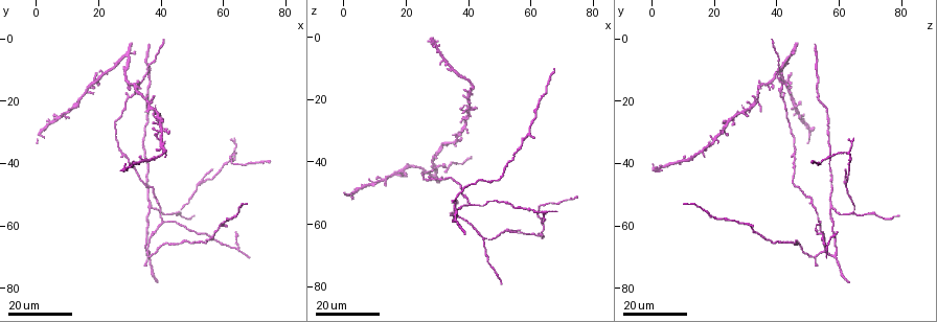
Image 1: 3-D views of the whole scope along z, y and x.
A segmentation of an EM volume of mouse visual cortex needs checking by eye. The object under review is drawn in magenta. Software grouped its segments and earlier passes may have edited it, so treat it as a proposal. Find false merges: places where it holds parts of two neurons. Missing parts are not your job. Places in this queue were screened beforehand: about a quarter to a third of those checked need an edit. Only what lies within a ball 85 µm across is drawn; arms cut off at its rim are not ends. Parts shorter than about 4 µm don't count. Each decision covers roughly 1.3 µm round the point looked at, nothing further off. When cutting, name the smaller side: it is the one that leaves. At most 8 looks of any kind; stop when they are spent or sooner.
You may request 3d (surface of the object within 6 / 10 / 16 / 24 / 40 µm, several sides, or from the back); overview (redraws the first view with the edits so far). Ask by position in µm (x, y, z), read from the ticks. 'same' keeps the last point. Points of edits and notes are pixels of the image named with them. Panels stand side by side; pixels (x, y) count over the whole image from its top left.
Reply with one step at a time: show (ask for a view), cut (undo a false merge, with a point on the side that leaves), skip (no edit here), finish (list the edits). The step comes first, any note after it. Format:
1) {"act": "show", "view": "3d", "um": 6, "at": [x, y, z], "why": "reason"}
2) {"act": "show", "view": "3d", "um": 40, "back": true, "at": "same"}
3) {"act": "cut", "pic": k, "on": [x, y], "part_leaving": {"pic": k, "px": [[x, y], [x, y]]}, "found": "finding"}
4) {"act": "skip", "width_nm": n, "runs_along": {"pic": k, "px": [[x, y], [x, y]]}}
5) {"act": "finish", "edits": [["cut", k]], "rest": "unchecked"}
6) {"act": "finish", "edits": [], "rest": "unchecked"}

{"act": "show", "view": "3d", "um": 24, "at": [50, 65, 46], "why": "calibre changes"}

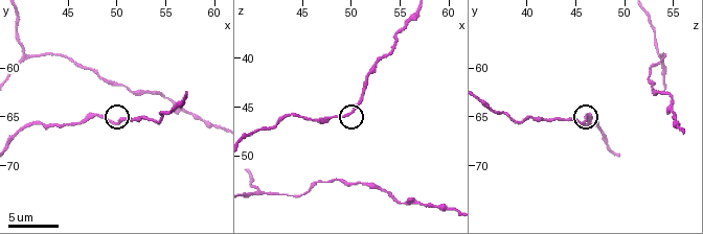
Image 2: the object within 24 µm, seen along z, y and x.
{"act": "show", "view": "3d", "um": 6, "at": [49.4, 65.6, 46.0]}

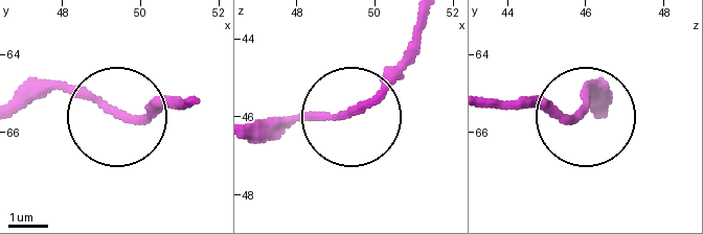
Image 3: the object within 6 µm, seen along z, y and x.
{"act": "skip", "runs_along": {"pic": 3, "px": [[593, 112], [584, 89], [573, 119], [517, 109]]}, "found": "continuous, no second neuron"}

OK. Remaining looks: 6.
{"act": "show", "view": "3d", "um": 16, "at": [37, 54, 58], "why": "looks like a crossing"}

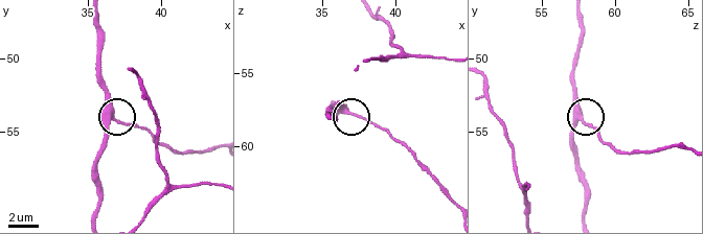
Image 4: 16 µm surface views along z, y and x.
{"act": "show", "view": "3d", "um": 10, "at": [36.6, 53.8, 57.6]}

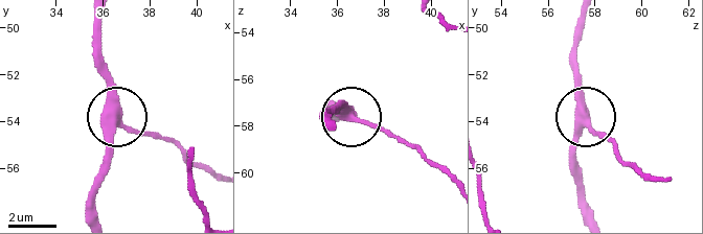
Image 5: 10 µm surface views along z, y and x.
{"act": "skip", "side_arm_um": 57, "runs_along": {"pic": 5, "px": [[95, 214], [93, 185], [115, 118], [98, 43]]}, "found": "all the same neuron"}

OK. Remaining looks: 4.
{"act": "show", "view": "3d", "um": 6, "at": [40.4, 59.0, 53.6], "why": "a fork"}

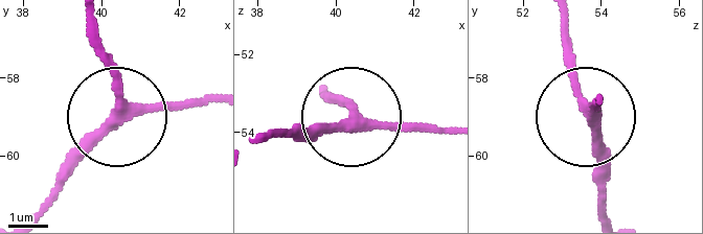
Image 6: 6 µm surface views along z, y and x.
{"act": "show", "view": "3d", "um": 6, "back": true, "at": [40.60, 58.90, 53.75], "why": "other side"}

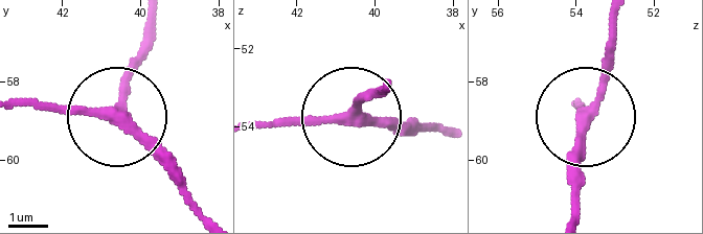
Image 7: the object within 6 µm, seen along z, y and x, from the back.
{"act": "skip", "side_arm_um": 37, "runs_along": {"pic": 7, "px": [[384, 86], [317, 122], [257, 122]]}, "found": "one neuron here"}

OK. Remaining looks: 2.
{"act": "show", "view": "3d", "um": 24, "at": [65, 67, 56], "why": "abrupt turn"}

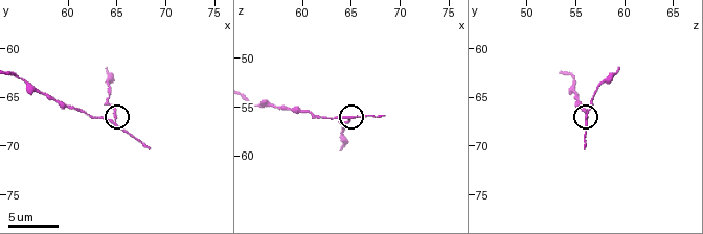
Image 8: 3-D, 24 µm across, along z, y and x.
{"act": "show", "view": "3d", "um": 10, "at": [64.8, 67.2, 56.0]}

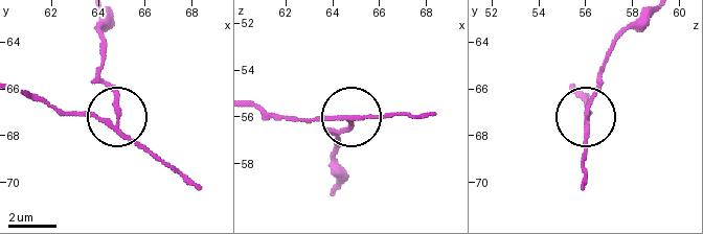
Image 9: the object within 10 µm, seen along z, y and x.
{"act": "cut", "pic": 9, "on": [117, 91], "part_leaving": {"pic": 9, "px": [[116, 120], [112, 93], [99, 74], [104, 21]]}, "found": "a second neuron is stuck on"}

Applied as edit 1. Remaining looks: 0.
{"act": "finish", "edits": [["cut", 9]], "rest": "unchecked"}

